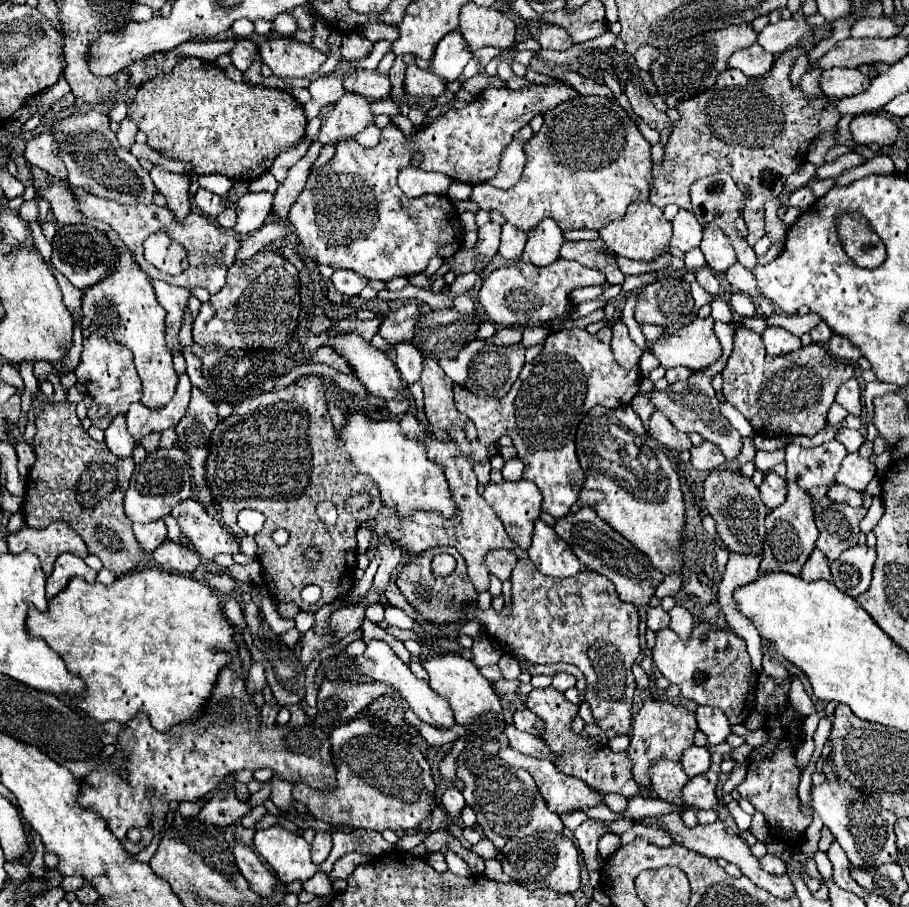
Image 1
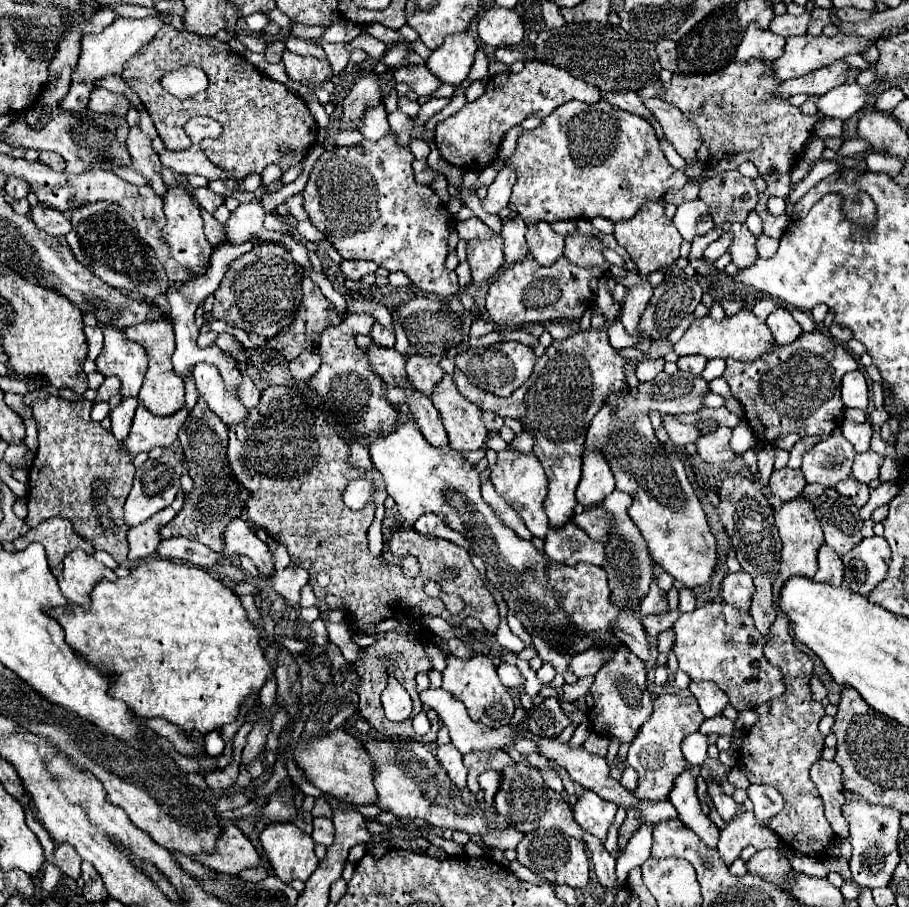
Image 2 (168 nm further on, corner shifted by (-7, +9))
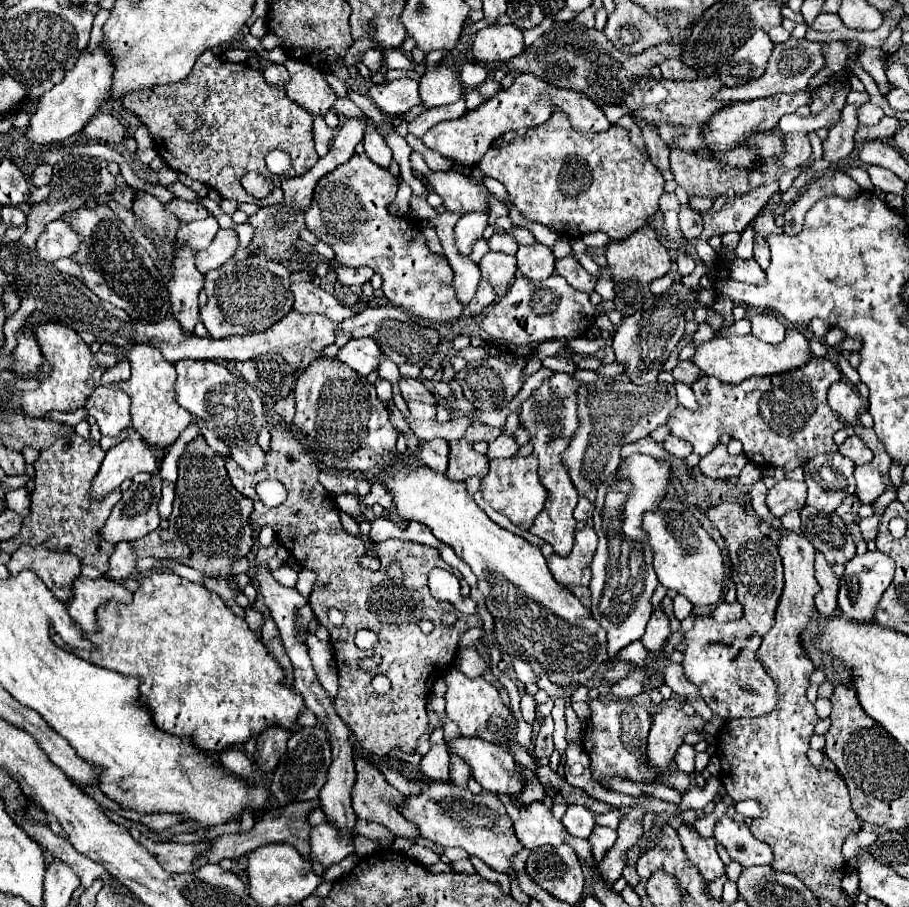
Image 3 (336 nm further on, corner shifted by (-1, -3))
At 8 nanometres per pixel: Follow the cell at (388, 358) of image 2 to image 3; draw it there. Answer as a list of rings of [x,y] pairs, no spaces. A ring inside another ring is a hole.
[[[399,378],[399,392],[405,398],[405,402],[409,400],[421,400],[421,402],[429,402],[429,404],[437,404],[435,394],[431,394],[419,380],[413,378]]]

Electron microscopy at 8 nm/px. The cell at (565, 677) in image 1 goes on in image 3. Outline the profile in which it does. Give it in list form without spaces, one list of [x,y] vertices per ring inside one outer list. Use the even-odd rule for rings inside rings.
[[[633,454],[621,460],[619,470],[605,480],[597,490],[593,530],[599,536],[599,546],[591,562],[593,578],[589,582],[593,606],[591,614],[607,630],[607,660],[615,660],[627,644],[641,640],[645,624],[653,612],[651,594],[657,588],[657,574],[653,570],[653,552],[645,544],[645,532],[641,532],[641,514],[649,508],[657,508],[661,492],[671,486],[671,466],[659,462],[653,456]]]

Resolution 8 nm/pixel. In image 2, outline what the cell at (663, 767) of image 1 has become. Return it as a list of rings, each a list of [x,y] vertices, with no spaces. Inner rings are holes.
[[[689,770],[681,772],[681,776],[675,780],[675,788],[669,794],[671,804],[679,812],[679,820],[693,830],[709,848],[717,848],[719,842],[719,828],[701,812],[697,794],[695,794],[695,778]]]

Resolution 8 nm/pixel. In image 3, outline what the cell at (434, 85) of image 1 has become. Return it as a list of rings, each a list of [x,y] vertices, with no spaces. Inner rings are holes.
[[[399,78],[395,82],[385,82],[369,90],[369,98],[389,116],[401,116],[413,106],[421,104],[419,82],[413,78]]]

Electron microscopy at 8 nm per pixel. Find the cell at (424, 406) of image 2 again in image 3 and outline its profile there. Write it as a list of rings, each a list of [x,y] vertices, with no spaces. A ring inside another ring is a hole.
[[[429,440],[421,444],[421,460],[429,468],[437,472],[445,472],[447,468],[447,456],[449,456],[449,444],[445,440]]]

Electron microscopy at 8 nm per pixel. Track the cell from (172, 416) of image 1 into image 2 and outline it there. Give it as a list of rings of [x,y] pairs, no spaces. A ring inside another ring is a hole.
[[[139,404],[129,436],[121,442],[121,452],[137,456],[139,452],[149,452],[155,446],[171,448],[177,440],[177,432],[187,418],[187,408],[171,416],[153,416],[143,404]]]

